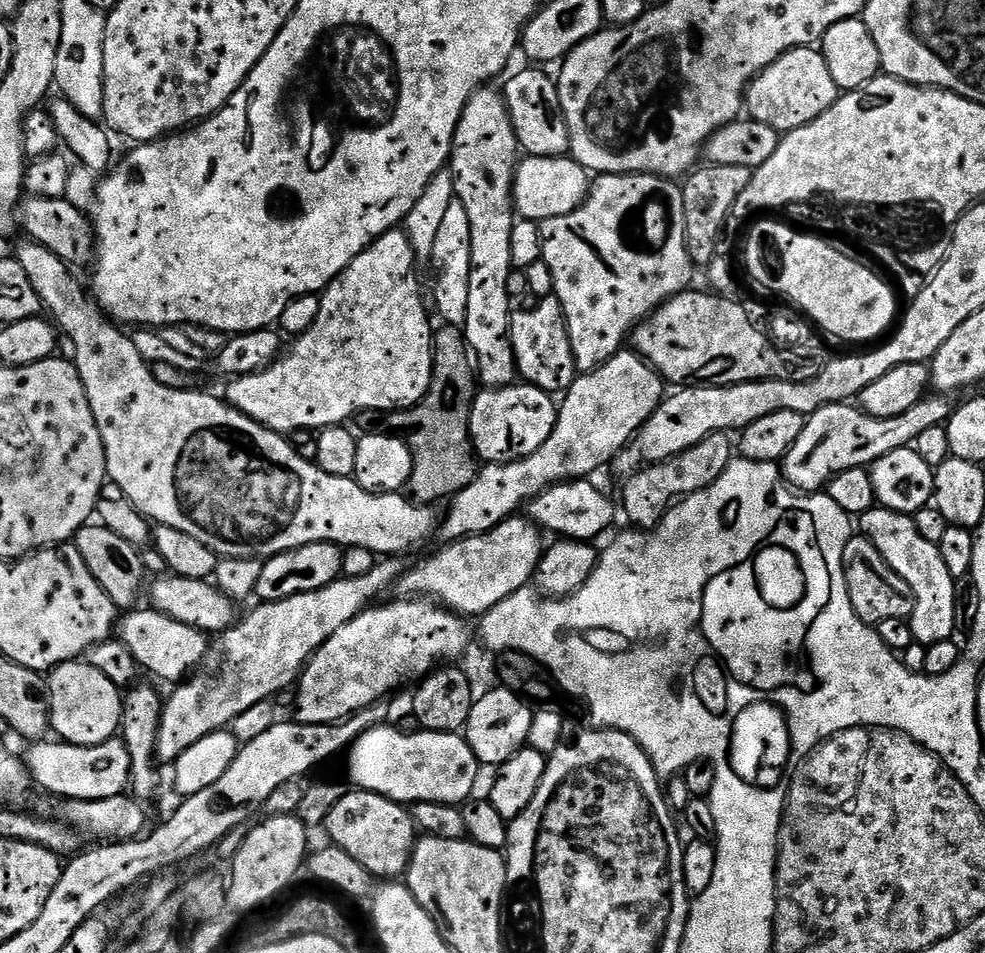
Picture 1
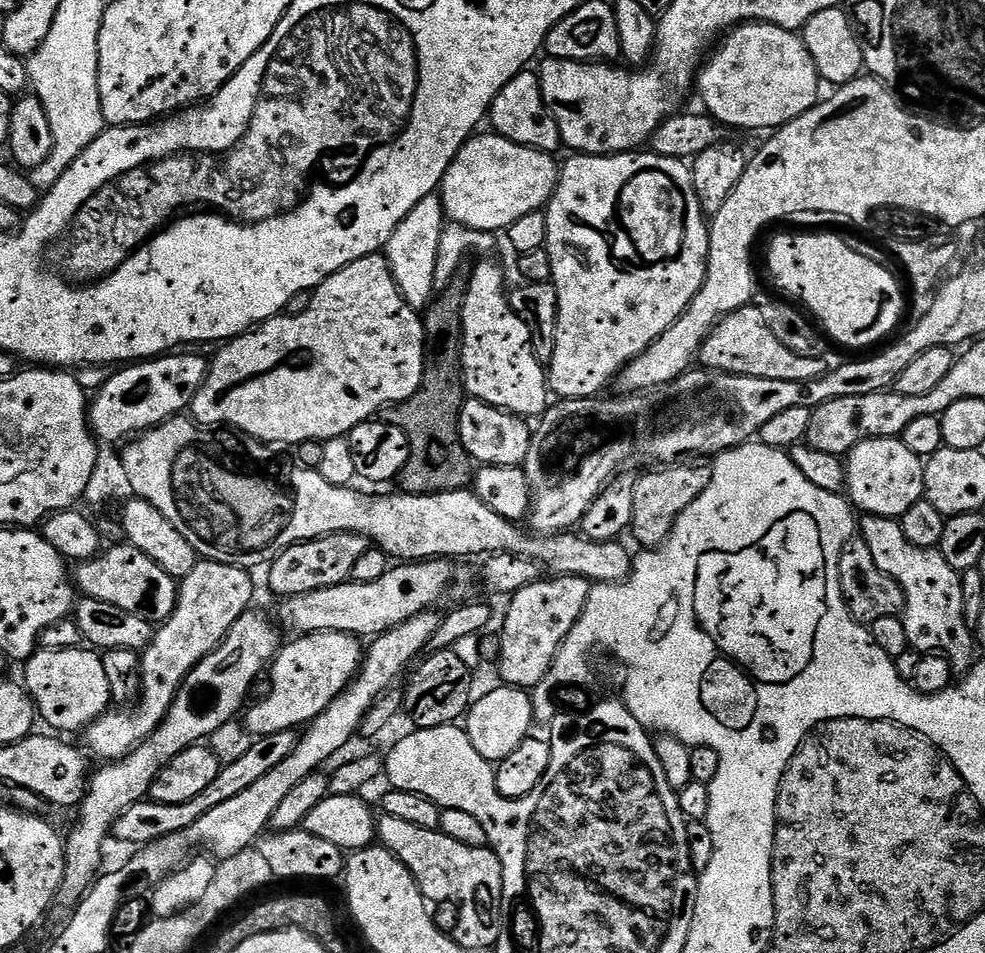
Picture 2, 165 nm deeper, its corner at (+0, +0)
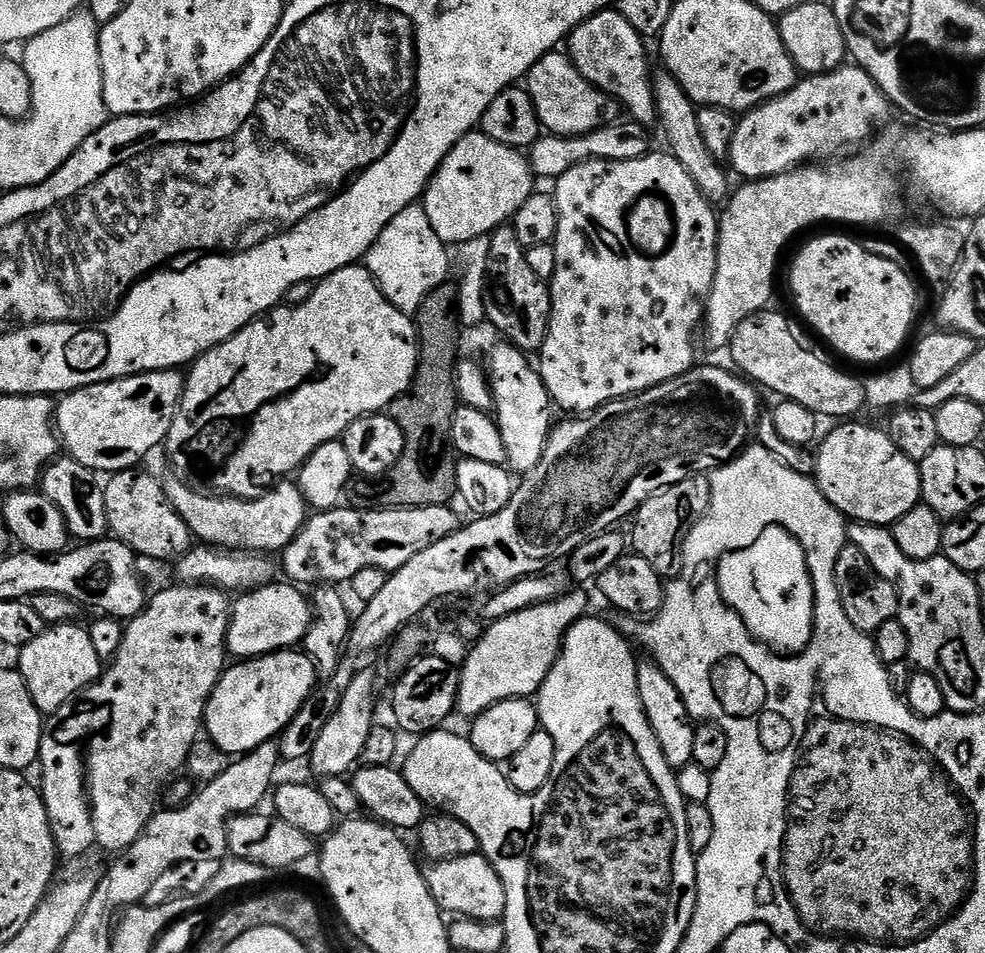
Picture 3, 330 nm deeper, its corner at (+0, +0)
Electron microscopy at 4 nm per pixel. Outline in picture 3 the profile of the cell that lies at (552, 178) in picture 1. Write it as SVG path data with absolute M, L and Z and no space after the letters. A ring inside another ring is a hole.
M473 130L446 154L432 182L424 191L422 203L434 234L449 246L459 246L479 236L503 228L516 215L518 206L534 191L534 173L529 157L521 149L494 142L484 132Z

